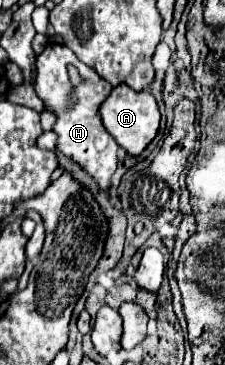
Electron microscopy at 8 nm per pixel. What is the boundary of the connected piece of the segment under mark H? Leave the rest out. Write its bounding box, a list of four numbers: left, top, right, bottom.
[35,43,119,191]

